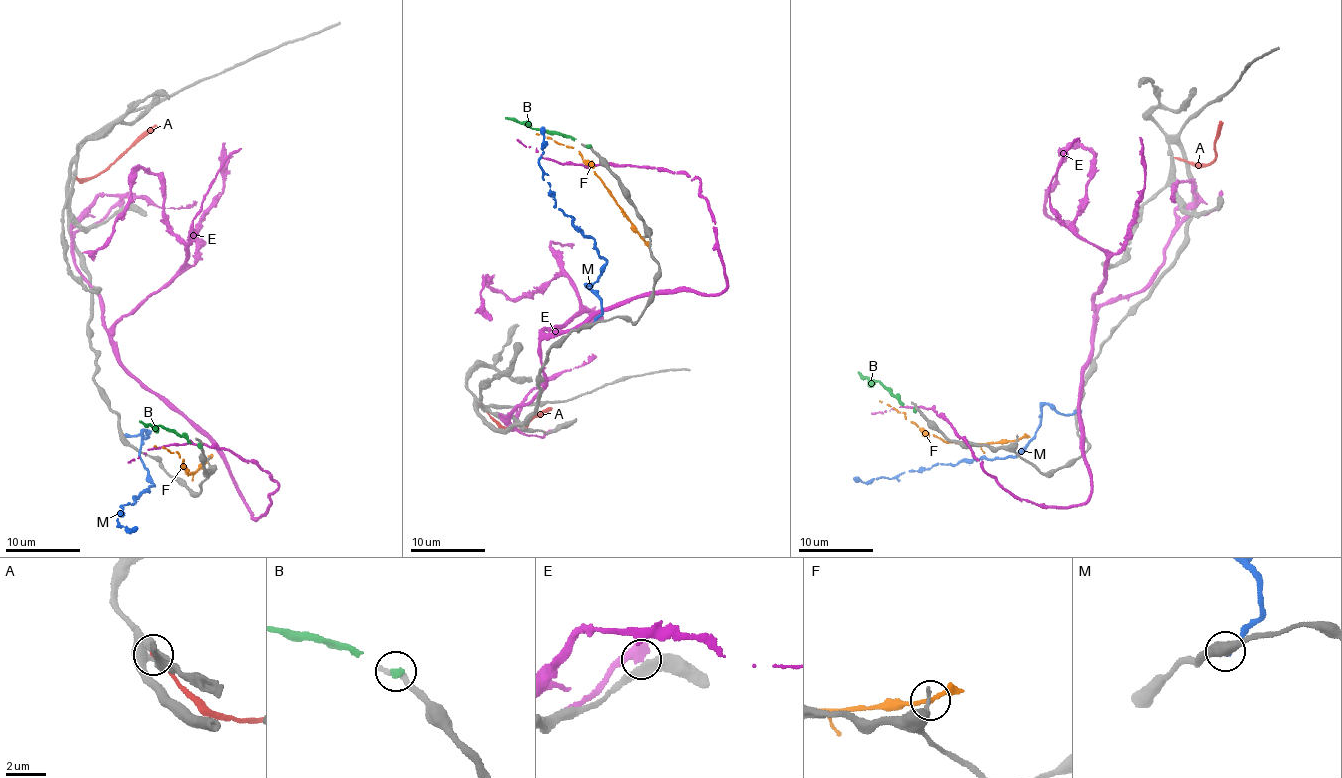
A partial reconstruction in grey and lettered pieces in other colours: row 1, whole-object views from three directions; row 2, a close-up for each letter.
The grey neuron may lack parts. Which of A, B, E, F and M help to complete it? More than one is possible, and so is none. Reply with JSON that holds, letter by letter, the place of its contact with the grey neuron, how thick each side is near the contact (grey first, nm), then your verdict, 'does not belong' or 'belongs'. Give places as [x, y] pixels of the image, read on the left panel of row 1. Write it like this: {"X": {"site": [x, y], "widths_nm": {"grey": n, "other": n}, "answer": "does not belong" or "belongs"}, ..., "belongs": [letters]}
{"A": {"site": [73, 177], "widths_nm": {"grey": 400, "other": 200}, "answer": "does not belong"}, "B": {"site": [199, 444], "widths_nm": {"grey": 360, "other": 320}, "answer": "does not belong"}, "E": {"site": [121, 205], "widths_nm": {"grey": 360, "other": 550}, "answer": "does not belong"}, "F": {"site": [206, 462], "widths_nm": {"grey": 400, "other": 200}, "answer": "does not belong"}, "M": {"site": [125, 436], "widths_nm": {"grey": 550, "other": 400}, "answer": "does not belong"}, "belongs": []}

